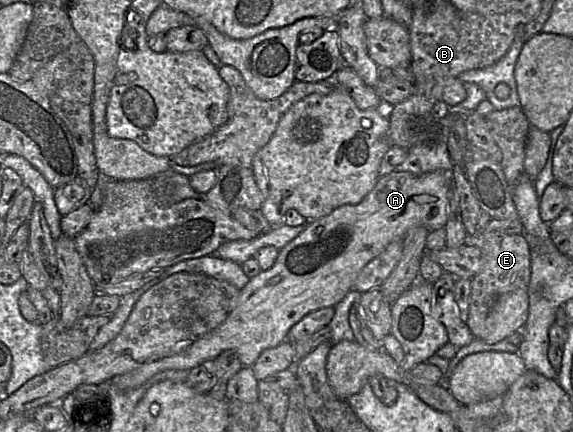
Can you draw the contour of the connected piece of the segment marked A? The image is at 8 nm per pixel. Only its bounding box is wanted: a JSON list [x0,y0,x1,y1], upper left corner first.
[109,170,451,391]

